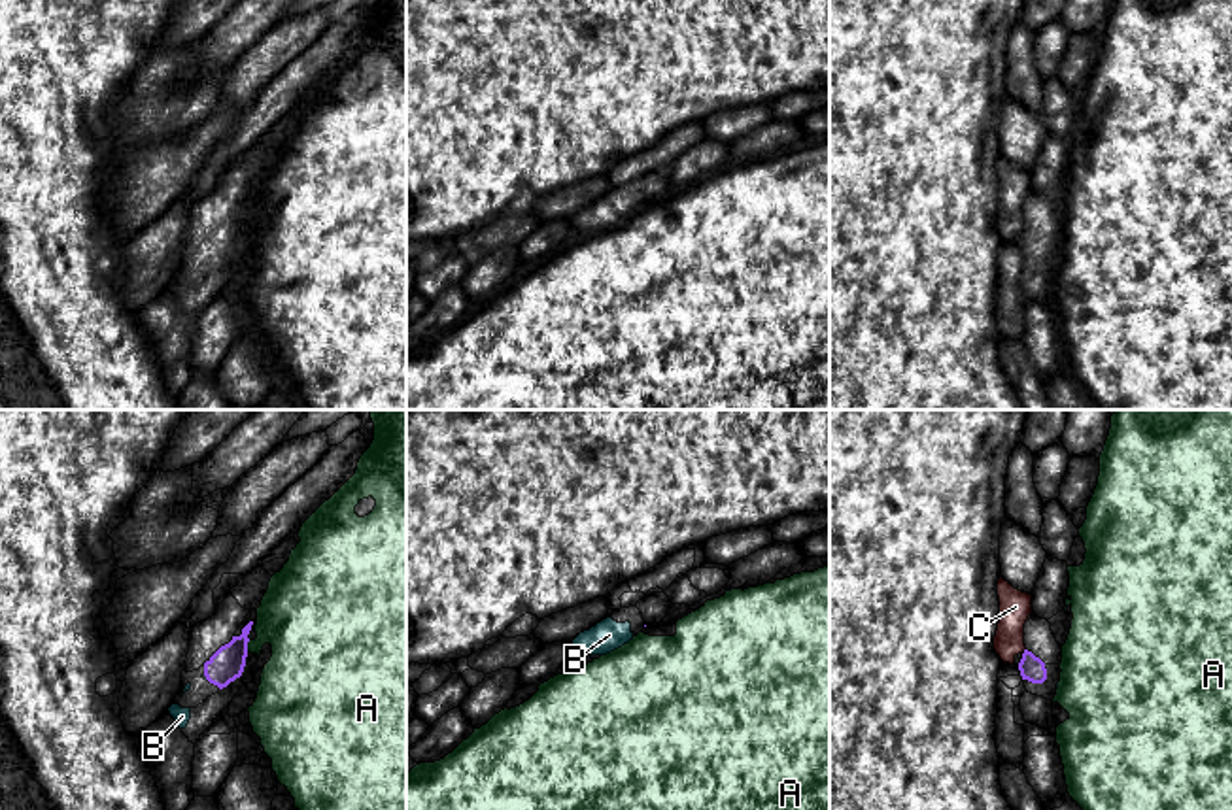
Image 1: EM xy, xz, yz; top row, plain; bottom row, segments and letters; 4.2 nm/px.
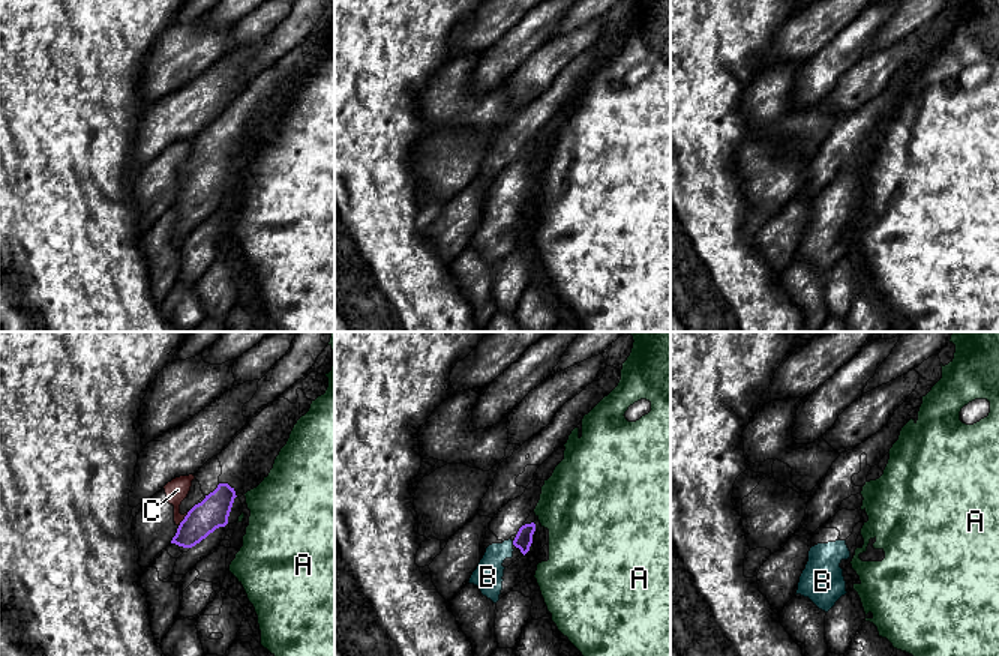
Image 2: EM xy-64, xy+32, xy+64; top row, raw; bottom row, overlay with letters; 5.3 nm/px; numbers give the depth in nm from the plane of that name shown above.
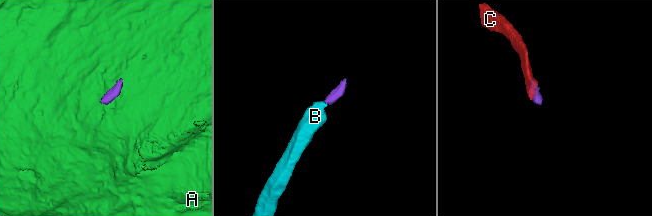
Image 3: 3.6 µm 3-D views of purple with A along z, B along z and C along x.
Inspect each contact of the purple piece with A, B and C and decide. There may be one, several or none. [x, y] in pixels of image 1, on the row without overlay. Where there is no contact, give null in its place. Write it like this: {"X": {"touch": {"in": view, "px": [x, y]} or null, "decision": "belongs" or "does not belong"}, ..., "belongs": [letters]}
{"A": {"touch": {"in": "xy", "px": [246, 223]}, "decision": "does not belong"}, "B": {"touch": {"in": "xy", "px": [205, 252]}, "decision": "belongs"}, "C": {"touch": {"in": "yz", "px": [1025, 229]}, "decision": "does not belong"}, "belongs": ["B"]}

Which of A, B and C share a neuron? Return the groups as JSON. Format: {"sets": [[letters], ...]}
{"sets": [["A"], ["B"], ["C"]]}

